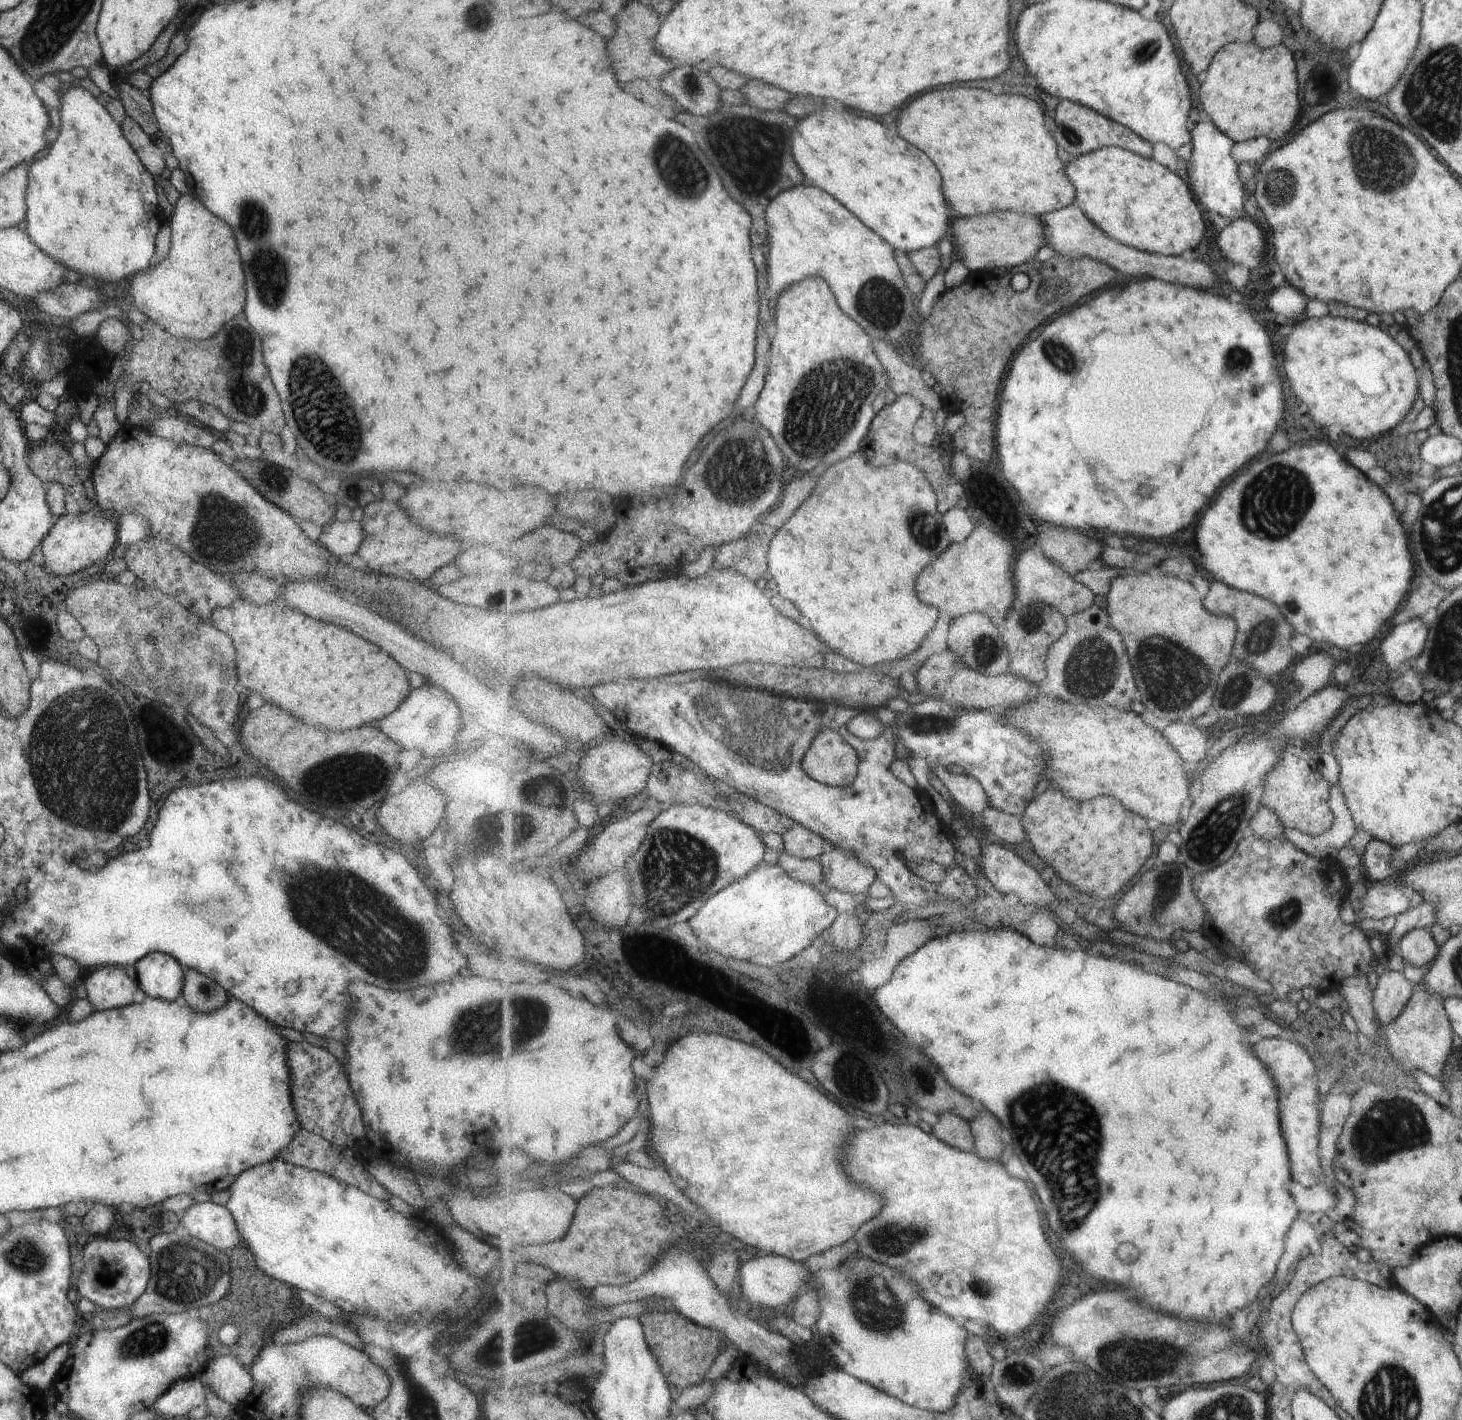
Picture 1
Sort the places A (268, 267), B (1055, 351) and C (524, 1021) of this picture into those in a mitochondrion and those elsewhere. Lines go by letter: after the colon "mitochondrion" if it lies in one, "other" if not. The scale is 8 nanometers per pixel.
A: mitochondrion
B: mitochondrion
C: mitochondrion

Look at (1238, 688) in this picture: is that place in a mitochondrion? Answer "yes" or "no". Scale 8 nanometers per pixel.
yes

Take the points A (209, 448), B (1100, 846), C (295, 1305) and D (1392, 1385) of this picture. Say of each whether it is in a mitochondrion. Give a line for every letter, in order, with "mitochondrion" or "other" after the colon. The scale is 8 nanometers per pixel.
A: other
B: other
C: other
D: mitochondrion

